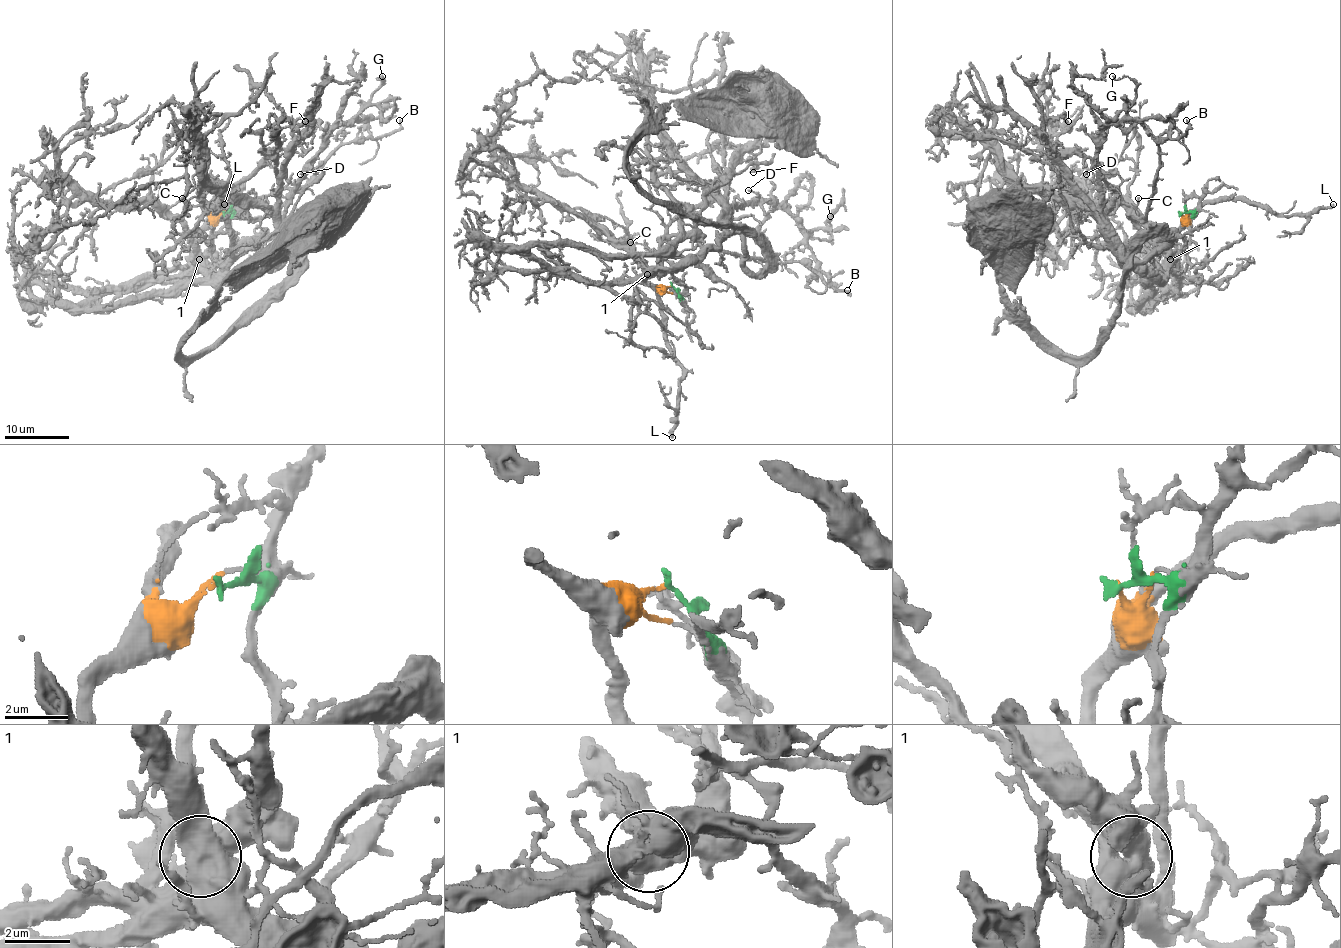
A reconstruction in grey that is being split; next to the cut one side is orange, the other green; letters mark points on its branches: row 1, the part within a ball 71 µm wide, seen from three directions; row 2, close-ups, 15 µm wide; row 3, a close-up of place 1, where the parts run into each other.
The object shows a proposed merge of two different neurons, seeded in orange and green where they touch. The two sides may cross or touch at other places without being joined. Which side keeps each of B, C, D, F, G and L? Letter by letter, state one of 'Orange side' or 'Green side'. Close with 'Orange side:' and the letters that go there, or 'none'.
B: Orange side
C: Green side
D: Green side
F: Green side
G: Green side
L: Orange side
Orange side: B, L

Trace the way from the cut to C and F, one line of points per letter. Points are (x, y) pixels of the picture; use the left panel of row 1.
C: (223, 212), (231, 214), (236, 246), (220, 272), (213, 272), (199, 245), (168, 209), (183, 198)
F: (223, 212), (236, 246), (223, 266), (247, 279), (277, 258), (278, 173), (293, 125), (306, 122)

